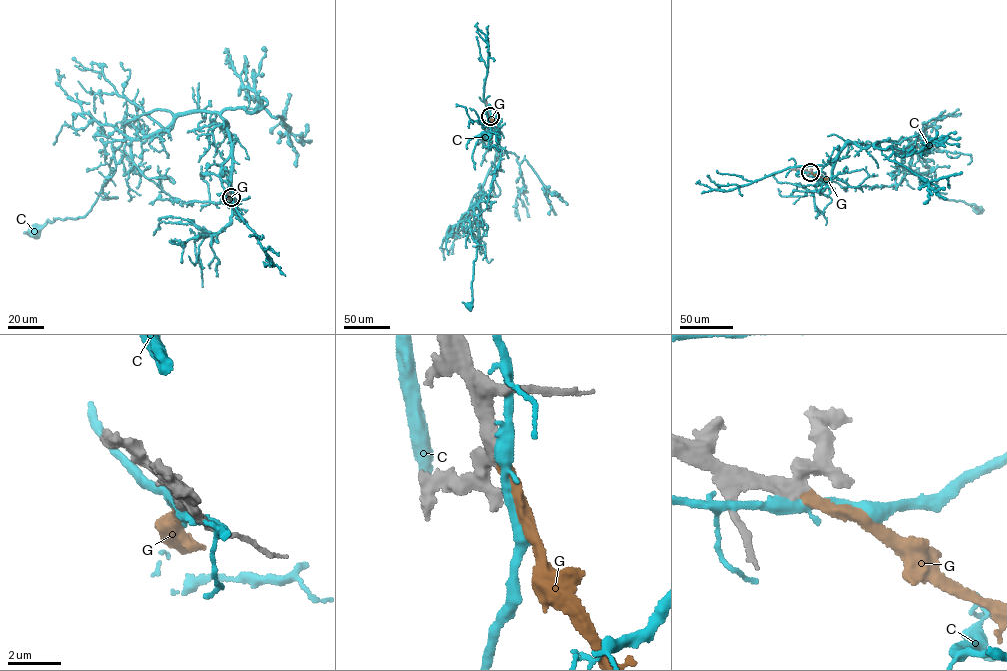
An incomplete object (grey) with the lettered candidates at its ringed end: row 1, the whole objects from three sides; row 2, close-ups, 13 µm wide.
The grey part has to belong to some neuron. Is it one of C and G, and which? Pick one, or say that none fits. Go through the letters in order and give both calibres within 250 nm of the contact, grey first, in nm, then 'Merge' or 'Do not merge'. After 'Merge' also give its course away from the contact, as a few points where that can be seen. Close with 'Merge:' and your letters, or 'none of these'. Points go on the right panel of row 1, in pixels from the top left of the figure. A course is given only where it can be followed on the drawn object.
C: Thickness 460 nm (grey) against 380 nm. Do not merge
G: Thickness 440 nm (grey) against 320 nm. Merge. Its course: (810, 172), (831, 179)
Merge: G

